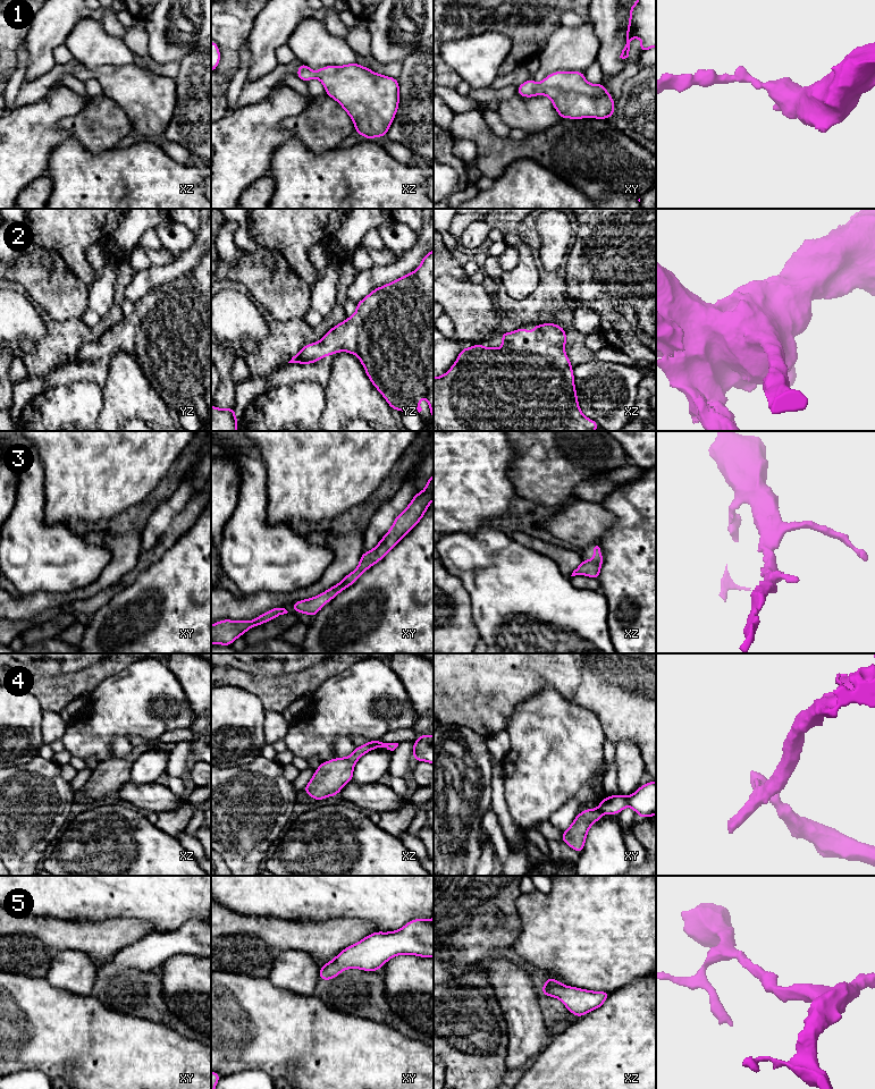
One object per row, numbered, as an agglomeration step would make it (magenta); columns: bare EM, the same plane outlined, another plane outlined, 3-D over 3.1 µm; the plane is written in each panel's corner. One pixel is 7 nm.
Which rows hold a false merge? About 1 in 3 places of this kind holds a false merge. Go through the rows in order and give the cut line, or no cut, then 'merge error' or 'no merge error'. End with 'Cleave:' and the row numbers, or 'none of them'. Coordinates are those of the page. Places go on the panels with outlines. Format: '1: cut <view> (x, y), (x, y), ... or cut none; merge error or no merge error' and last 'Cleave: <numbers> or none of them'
1: cut none; no merge error
2: cut none; no merge error
3: cut none; no merge error
4: cut xy (597, 809), (604, 812); merge error
5: cut none; no merge error
Cleave: 4

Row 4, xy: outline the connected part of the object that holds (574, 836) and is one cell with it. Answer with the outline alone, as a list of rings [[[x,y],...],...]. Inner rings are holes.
[[[590,808],[578,813],[571,826],[565,831],[562,831],[562,841],[577,852],[582,853],[589,828],[598,821],[603,814],[604,812],[598,809]]]

